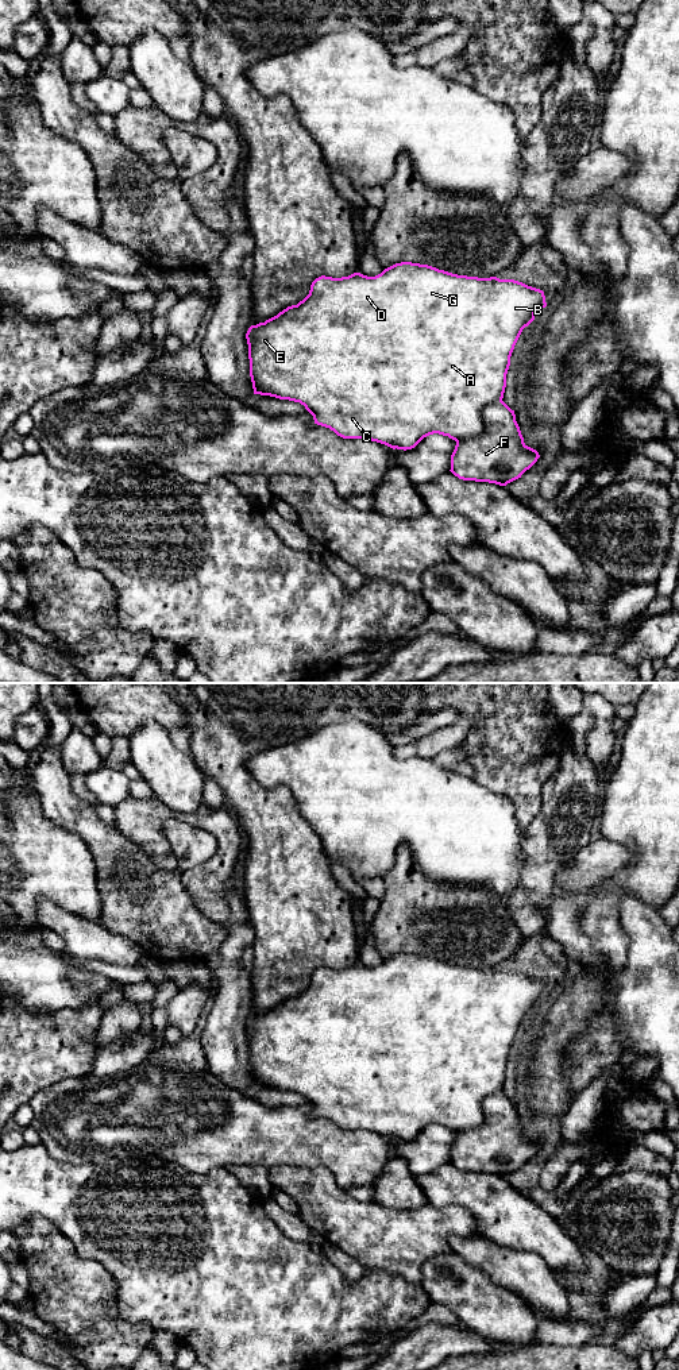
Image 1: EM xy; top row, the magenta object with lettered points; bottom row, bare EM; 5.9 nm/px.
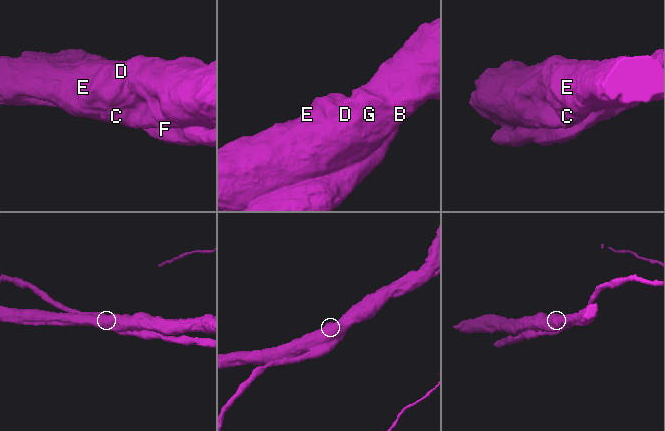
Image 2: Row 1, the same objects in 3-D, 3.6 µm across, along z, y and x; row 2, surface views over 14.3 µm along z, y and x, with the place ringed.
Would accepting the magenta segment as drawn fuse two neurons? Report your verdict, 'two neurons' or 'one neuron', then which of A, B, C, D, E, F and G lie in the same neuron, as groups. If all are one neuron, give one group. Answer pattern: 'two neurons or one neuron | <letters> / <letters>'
two neurons | A B C D E G / F

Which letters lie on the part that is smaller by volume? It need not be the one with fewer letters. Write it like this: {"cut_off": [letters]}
{"cut_off": ["F"]}

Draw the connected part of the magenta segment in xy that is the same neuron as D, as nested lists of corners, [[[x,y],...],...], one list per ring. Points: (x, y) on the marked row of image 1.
[[[412,262],[396,263],[375,277],[367,277],[360,273],[342,278],[321,275],[312,282],[309,294],[297,305],[288,306],[265,323],[248,328],[246,339],[254,394],[300,402],[313,416],[315,424],[329,428],[337,436],[343,439],[369,439],[393,449],[412,449],[424,437],[433,433],[448,436],[456,443],[472,439],[485,429],[483,409],[504,398],[510,356],[522,329],[535,320],[535,313],[545,306],[544,292],[522,282],[499,279],[497,277],[458,275]]]

